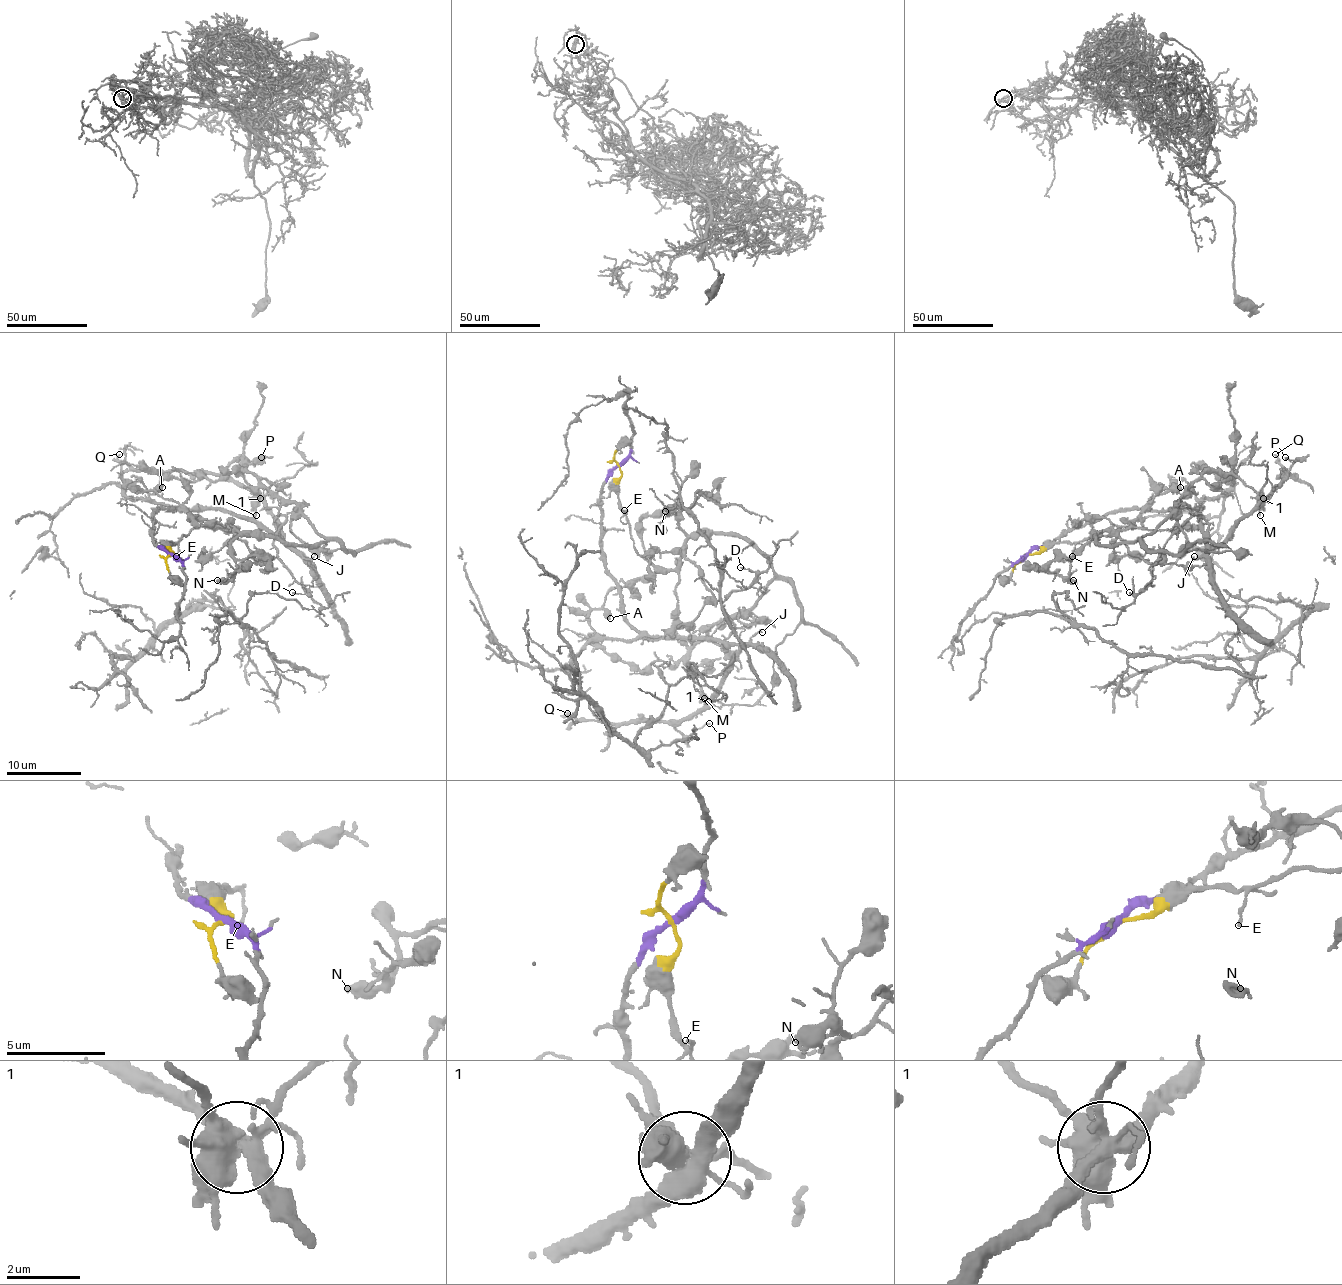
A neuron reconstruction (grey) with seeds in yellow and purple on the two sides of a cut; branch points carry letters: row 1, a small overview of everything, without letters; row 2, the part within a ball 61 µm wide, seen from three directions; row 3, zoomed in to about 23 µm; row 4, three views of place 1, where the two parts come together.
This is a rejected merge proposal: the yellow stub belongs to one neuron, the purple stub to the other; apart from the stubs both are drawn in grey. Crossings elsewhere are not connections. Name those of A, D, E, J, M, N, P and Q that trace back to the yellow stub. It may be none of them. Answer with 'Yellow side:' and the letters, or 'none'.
Yellow side: A, E, M, N

